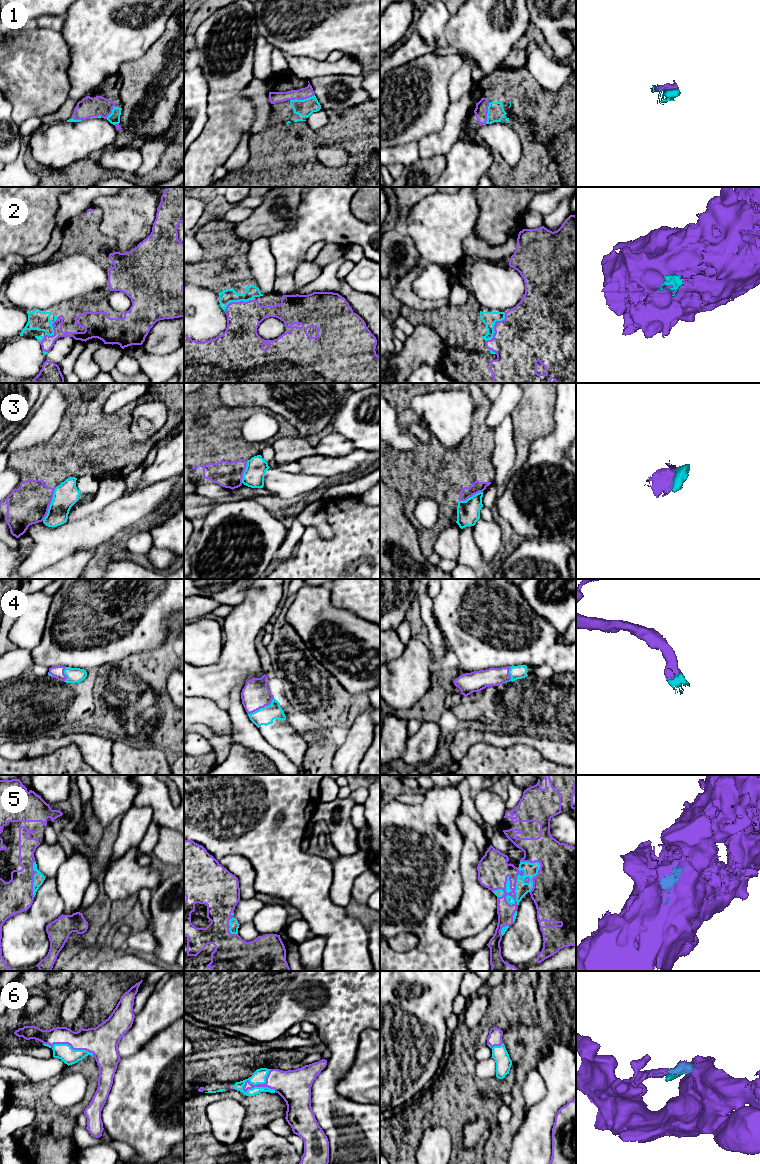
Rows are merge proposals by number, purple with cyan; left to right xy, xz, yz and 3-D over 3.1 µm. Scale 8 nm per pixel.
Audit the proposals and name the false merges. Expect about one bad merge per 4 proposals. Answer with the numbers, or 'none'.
3

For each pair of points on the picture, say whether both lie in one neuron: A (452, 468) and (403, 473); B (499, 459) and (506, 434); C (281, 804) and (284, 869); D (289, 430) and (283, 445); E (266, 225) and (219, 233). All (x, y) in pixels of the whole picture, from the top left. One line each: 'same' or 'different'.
A: same
B: same
C: same
D: different
E: different

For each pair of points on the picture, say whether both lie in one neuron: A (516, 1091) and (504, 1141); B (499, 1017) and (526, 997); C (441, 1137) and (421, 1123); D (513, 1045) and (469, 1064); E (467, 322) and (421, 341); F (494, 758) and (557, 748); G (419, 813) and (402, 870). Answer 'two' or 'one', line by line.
A: one
B: one
C: two
D: two
E: two
F: two
G: one

